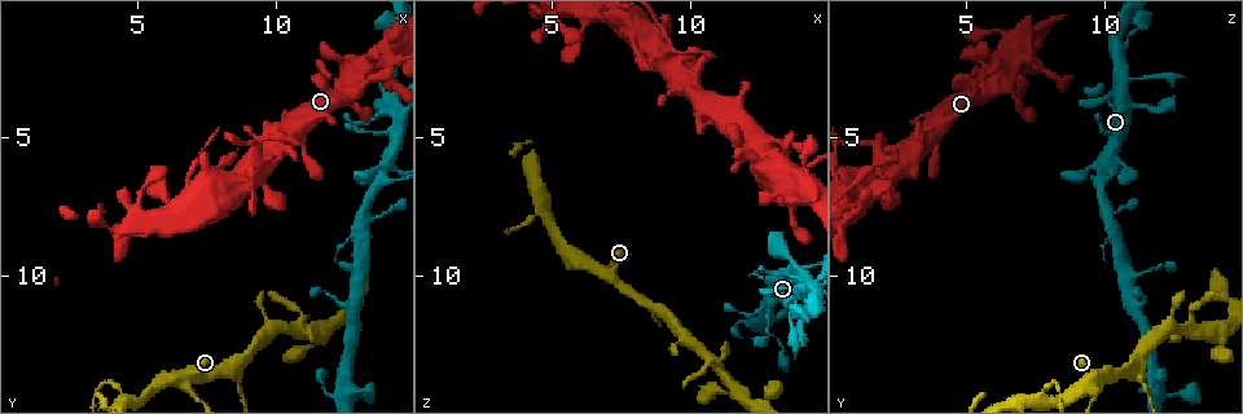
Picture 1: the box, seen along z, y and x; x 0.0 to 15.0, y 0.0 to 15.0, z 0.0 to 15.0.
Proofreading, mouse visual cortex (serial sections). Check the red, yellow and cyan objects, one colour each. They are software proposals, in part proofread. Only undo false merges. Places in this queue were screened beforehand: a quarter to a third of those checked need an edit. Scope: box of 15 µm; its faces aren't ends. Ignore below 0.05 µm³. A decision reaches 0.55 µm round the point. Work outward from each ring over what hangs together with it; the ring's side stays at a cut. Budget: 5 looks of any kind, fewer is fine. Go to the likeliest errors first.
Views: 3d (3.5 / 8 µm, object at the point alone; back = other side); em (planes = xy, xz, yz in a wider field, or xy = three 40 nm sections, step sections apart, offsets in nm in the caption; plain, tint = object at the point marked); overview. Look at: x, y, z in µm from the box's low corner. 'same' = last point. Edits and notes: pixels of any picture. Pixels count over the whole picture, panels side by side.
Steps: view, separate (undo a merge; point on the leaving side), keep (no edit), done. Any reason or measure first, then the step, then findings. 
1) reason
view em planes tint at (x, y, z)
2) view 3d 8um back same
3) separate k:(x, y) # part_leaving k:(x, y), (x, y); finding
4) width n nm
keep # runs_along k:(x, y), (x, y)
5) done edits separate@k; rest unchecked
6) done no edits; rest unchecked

thin arm on a thick one
view em xy step 3 tint at (4.4, 14.2, 7.8)

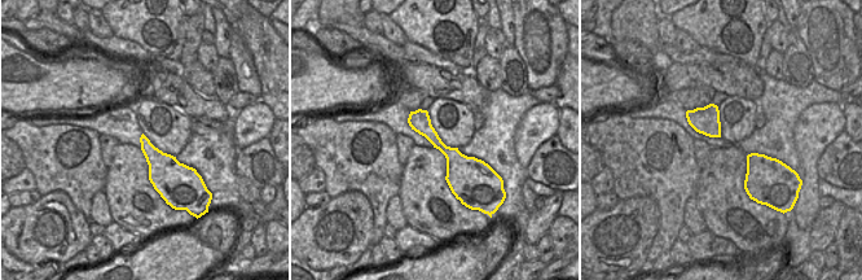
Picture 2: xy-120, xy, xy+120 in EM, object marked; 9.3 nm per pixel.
view 3d 3.5um same

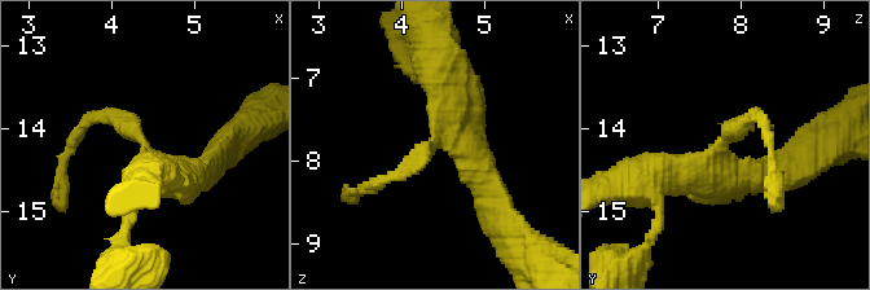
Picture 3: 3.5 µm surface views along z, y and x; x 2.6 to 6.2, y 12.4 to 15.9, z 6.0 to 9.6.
width 200 nm
keep # runs_along 3:(196, 175), (171, 175), (111, 115), (84, 127); continuous, no second cell

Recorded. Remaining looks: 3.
small branch off a trunk
view 3d 3.5um at (14.3, 4.1, 10.6)

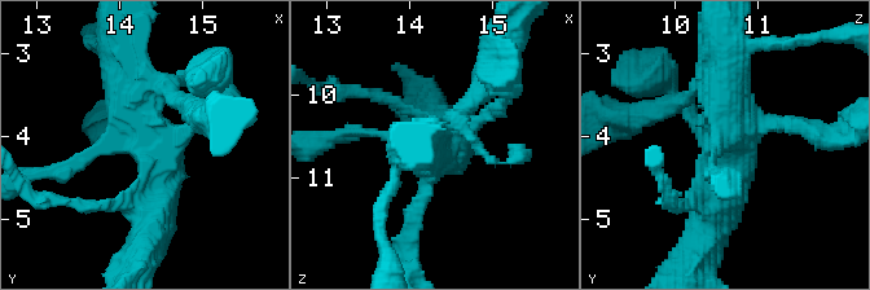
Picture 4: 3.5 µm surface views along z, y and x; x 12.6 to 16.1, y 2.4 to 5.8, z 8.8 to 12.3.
shape alone is not enough
view em xy step 3 tint at (14.30, 4.10, 10.60)

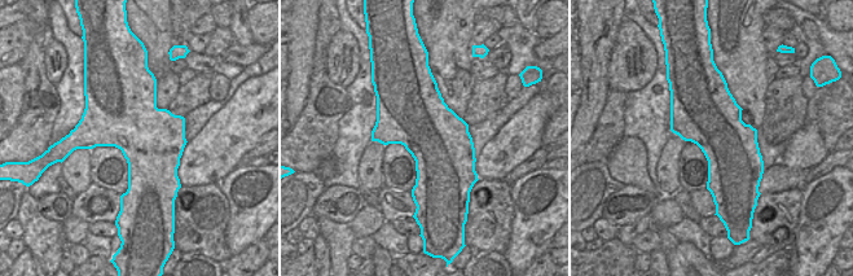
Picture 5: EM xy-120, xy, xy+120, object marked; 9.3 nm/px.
keep # runs_along 4:(71, 168), (139, 137), (159, 157), (150, 224); all the same cell

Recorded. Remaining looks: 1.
done no edits; rest unchecked

